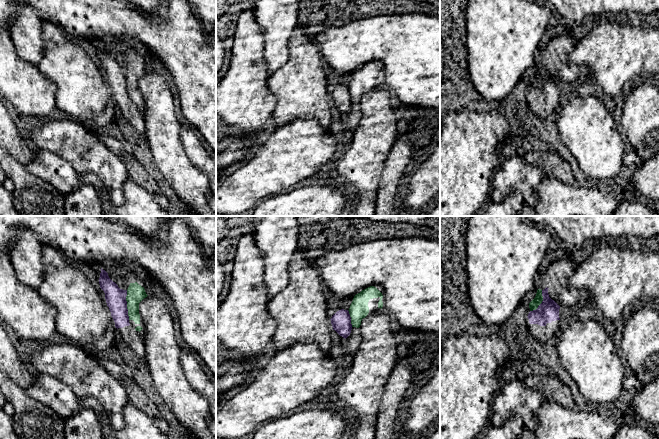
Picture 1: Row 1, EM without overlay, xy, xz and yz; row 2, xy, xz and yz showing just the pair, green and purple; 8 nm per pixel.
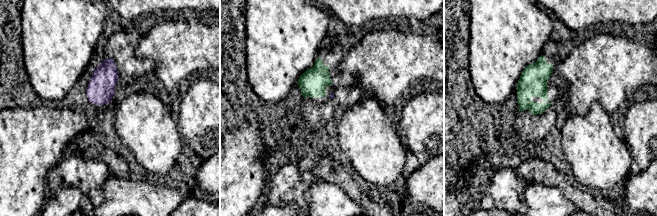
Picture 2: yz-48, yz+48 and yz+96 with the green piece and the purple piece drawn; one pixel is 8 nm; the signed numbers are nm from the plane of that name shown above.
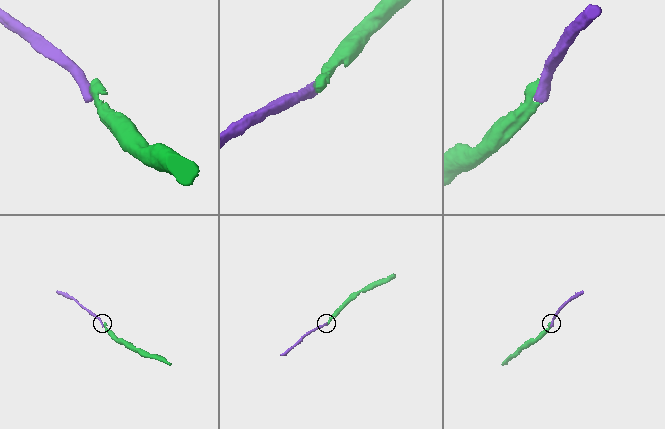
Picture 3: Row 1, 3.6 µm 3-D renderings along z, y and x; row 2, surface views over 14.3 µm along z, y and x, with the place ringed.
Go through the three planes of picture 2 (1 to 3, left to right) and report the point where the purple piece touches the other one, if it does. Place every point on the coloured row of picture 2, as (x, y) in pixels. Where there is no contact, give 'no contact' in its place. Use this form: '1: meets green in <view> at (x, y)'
1: no contact
2: no contact
3: no contact

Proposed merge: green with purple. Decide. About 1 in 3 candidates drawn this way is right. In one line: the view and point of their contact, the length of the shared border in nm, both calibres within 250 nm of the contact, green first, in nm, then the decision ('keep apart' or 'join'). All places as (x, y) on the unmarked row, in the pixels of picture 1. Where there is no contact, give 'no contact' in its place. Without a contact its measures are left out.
meets green in xy at (127, 81); contact 240 nm long; 150 nm thick on the green side, 160 nm on the other; keep apart

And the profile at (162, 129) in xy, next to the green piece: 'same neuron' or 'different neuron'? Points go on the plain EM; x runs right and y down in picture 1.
different neuron

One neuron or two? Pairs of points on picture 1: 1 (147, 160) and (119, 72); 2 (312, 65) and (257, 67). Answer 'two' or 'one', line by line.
1: one
2: two

